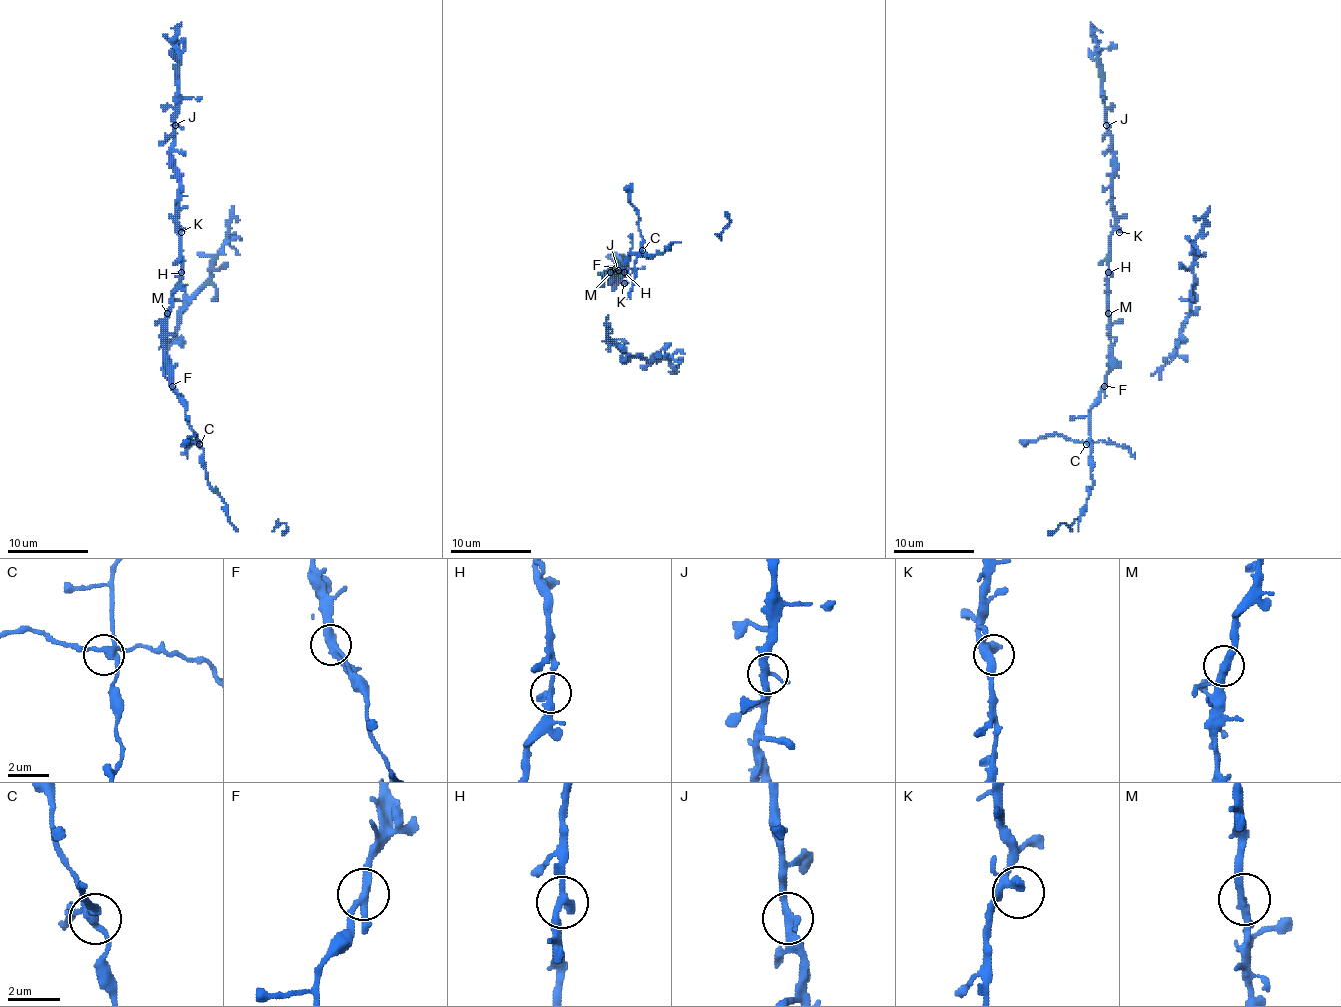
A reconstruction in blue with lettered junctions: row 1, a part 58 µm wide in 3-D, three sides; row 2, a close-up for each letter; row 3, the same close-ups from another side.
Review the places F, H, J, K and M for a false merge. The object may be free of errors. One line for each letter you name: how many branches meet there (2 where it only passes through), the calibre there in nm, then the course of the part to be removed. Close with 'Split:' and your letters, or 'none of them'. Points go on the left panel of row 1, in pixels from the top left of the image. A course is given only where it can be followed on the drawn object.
F: 3 branches meet; 280 nm thick
Split: F

